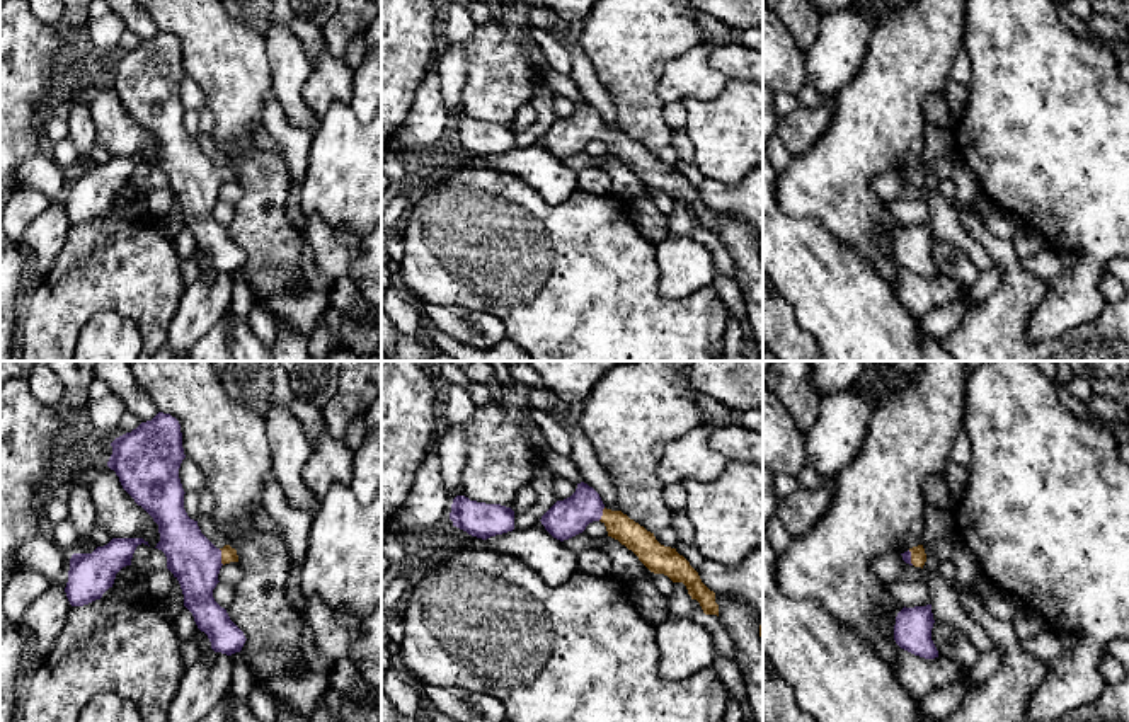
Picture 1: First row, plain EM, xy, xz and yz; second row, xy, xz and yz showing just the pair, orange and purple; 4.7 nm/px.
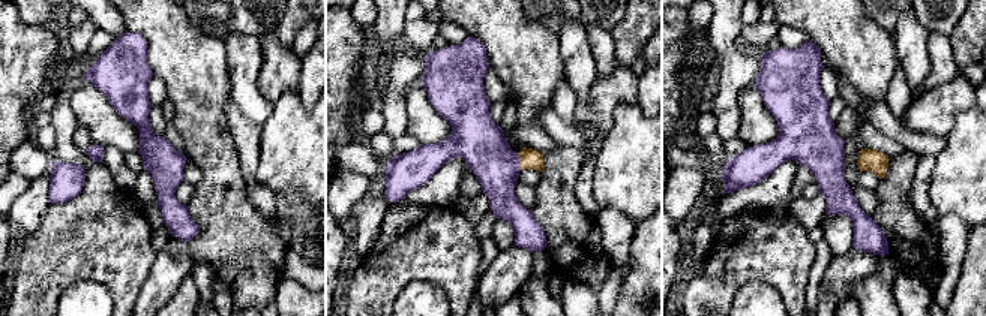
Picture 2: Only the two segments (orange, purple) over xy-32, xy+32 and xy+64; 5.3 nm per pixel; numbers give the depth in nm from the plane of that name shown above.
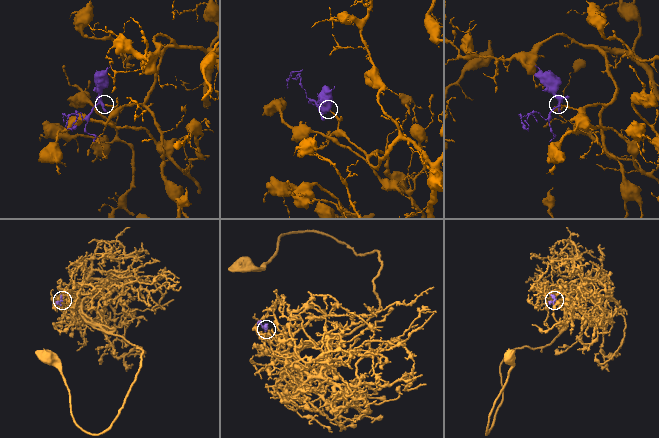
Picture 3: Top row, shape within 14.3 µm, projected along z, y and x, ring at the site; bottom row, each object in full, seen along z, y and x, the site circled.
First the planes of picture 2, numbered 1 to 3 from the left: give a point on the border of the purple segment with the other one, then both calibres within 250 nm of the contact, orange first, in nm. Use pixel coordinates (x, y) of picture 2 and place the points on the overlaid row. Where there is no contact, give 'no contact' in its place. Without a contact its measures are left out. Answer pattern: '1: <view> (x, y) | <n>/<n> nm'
1: no contact
2: xy+32 (520, 160) | 110/260 nm
3: no contact

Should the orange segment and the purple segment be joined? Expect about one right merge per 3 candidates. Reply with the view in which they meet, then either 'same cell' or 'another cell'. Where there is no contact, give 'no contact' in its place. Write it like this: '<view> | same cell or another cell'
xy | same cell

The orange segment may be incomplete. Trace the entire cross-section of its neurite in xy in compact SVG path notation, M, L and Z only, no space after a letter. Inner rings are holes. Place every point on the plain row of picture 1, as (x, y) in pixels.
M158 31L111 65L107 85L158 143L160 160L155 167L165 172L167 187L179 199L184 225L198 247L208 254L215 271L240 271L247 257L213 216L220 187L238 180L238 174L230 163L216 167L184 128L179 87L186 73L179 39Z

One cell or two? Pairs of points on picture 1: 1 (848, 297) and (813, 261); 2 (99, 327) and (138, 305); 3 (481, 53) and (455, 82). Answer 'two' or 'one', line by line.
1: one
2: two
3: two

